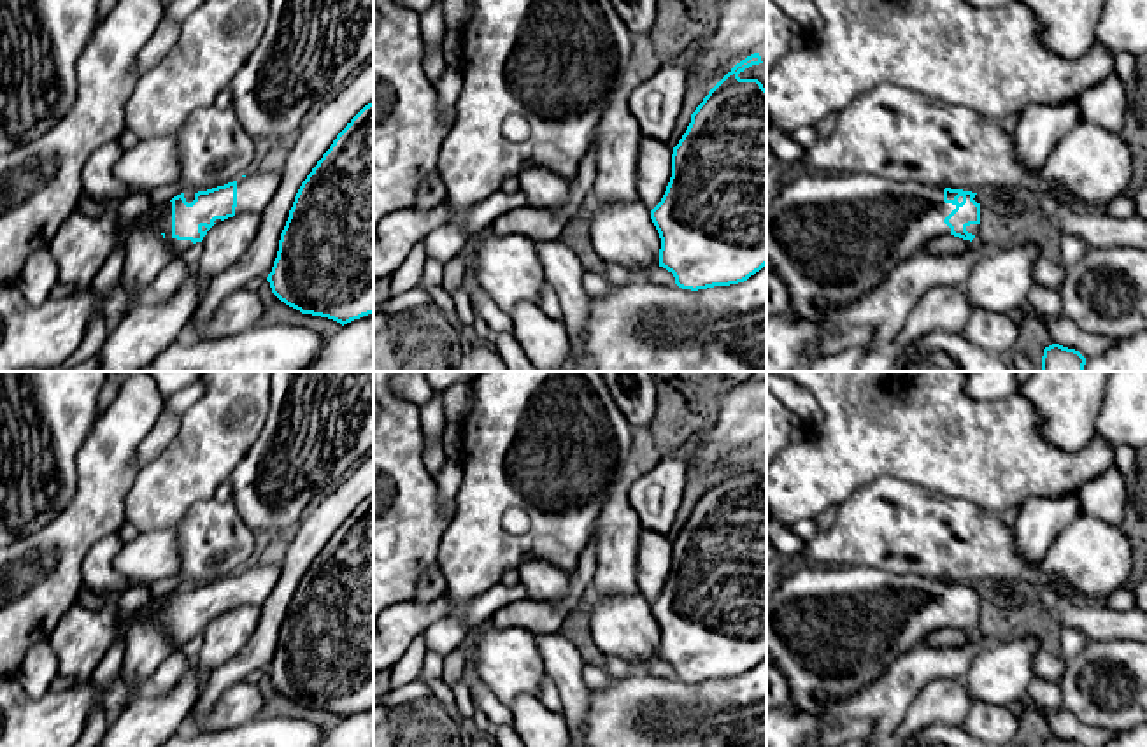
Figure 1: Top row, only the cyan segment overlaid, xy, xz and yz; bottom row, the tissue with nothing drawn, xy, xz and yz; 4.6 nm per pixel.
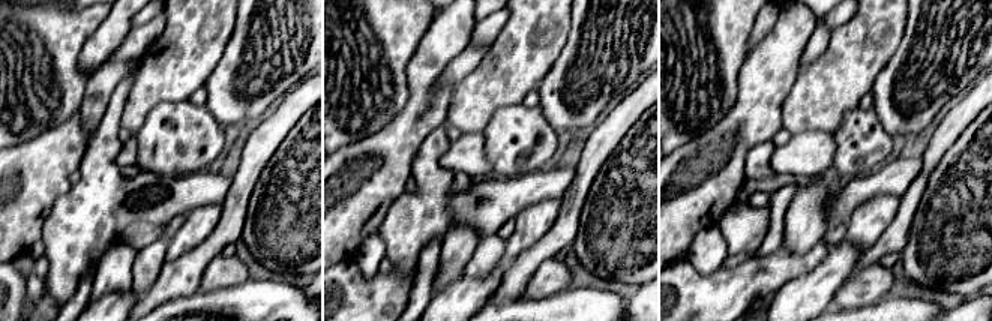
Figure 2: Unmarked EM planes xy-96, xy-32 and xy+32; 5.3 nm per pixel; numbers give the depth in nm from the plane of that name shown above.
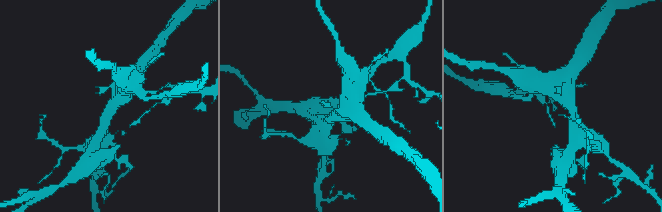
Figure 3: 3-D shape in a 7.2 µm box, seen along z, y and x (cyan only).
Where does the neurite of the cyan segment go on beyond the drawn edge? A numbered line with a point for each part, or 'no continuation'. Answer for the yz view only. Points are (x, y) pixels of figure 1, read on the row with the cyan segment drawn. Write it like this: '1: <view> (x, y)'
1: yz (832, 237)

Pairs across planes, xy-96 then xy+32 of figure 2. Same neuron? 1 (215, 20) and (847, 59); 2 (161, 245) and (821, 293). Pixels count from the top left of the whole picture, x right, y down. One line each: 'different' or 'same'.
1: same
2: different

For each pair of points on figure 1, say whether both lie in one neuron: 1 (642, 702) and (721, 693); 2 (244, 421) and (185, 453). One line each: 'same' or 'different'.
1: same
2: same

